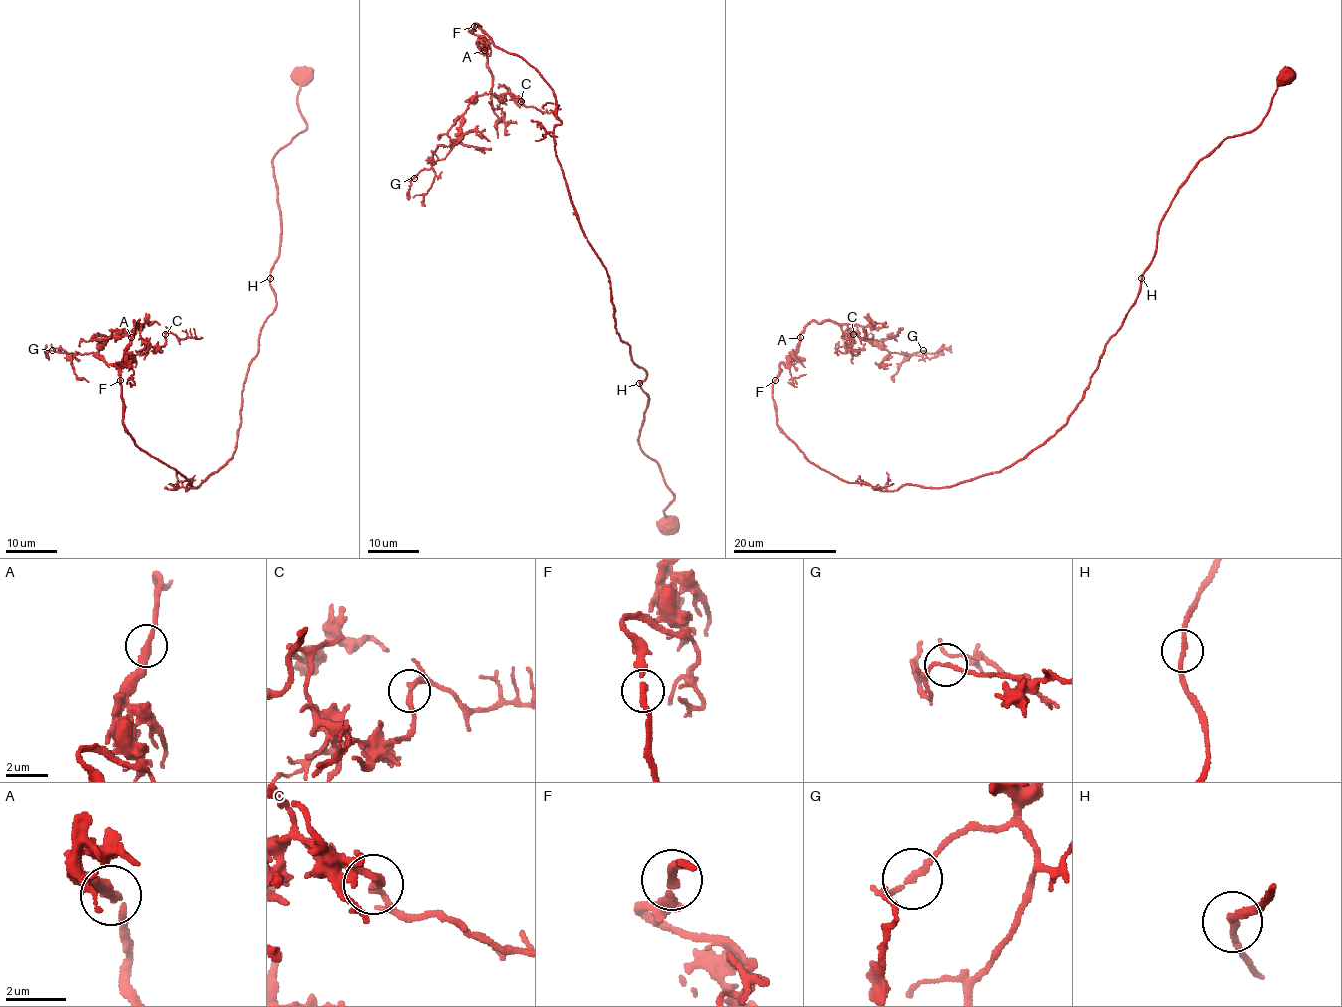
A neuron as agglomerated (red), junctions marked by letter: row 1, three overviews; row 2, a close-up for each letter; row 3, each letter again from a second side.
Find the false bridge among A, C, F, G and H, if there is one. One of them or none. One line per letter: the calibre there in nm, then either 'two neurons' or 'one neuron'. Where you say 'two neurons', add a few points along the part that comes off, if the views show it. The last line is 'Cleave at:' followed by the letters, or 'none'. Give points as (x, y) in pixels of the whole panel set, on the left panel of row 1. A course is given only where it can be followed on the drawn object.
A: 260 nm | one neuron
C: 220 nm | one neuron
F: 240 nm | one neuron
G: 180 nm | one neuron
H: 200 nm | one neuron
Cleave at: none

